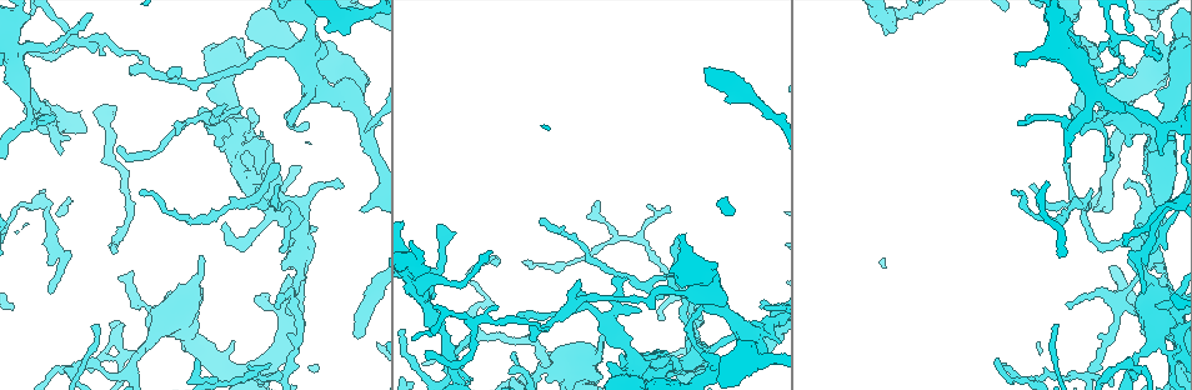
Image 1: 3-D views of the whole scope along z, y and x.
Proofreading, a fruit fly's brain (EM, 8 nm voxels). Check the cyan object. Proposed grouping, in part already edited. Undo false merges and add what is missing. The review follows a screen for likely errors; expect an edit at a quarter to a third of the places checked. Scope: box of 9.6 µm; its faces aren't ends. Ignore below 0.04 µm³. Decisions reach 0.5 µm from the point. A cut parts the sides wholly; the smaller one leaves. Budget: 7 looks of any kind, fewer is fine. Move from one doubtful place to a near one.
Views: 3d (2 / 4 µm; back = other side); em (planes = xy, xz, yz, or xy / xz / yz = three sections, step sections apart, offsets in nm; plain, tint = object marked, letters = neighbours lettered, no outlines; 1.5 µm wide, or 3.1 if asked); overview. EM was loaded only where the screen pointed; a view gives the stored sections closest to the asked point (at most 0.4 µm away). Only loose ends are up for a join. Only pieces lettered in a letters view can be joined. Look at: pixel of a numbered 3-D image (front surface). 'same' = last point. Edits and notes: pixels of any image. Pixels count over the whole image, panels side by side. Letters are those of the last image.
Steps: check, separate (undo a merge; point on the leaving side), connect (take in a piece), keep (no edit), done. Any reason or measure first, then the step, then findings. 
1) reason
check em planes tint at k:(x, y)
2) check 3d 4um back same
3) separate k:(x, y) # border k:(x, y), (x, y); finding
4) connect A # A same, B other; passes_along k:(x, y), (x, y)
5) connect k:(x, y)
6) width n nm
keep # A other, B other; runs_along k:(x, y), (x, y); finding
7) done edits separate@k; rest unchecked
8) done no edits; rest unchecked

an open end
check em planes letters at 1:(596, 201)

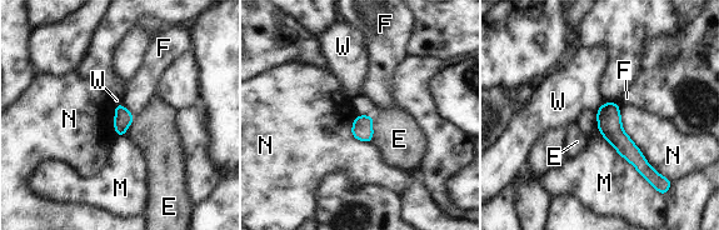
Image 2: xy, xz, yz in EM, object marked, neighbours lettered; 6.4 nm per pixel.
width 120 nm
keep # E other, F other, M other, N other, W other; border 2:(617, 104), (623, 130), (665, 176); none of them fits

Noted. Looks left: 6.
end of a long branch
check em xz step 8 letters at 1:(95, 326)

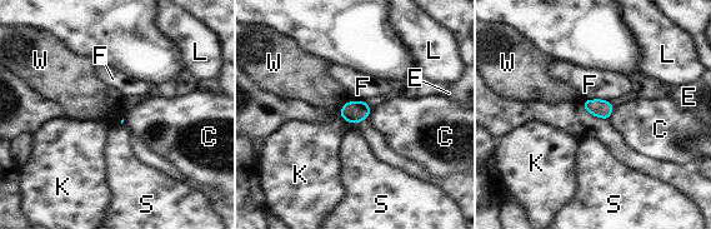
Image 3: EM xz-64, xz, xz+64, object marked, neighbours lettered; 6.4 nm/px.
check em planes letters same

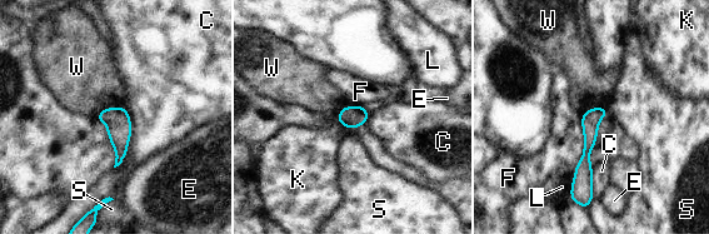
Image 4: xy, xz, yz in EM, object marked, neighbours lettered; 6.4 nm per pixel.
keep # C other, E other, F other, K other, L other, S other, W other; runs_along 4:(604, 110), (590, 124), (587, 190); none of them fits

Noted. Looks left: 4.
calibre changes
check em planes tint at 1:(159, 311)

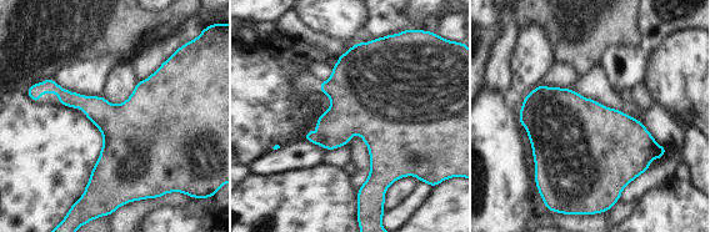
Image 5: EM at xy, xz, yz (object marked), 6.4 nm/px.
what lies round it
check em planes letters same

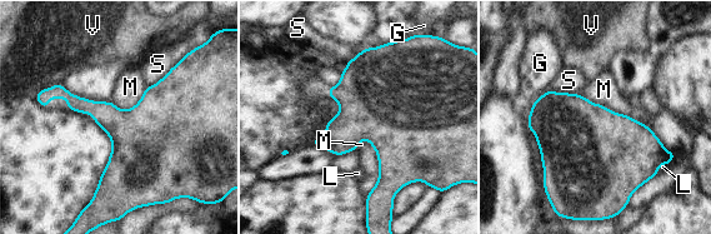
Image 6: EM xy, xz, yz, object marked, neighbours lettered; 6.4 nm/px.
width 550 nm
keep # G other, L other, M other, S other, V other; border 6:(146, 86), (131, 108), (111, 101); one neuron here

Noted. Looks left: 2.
done no edits; rest unchecked

